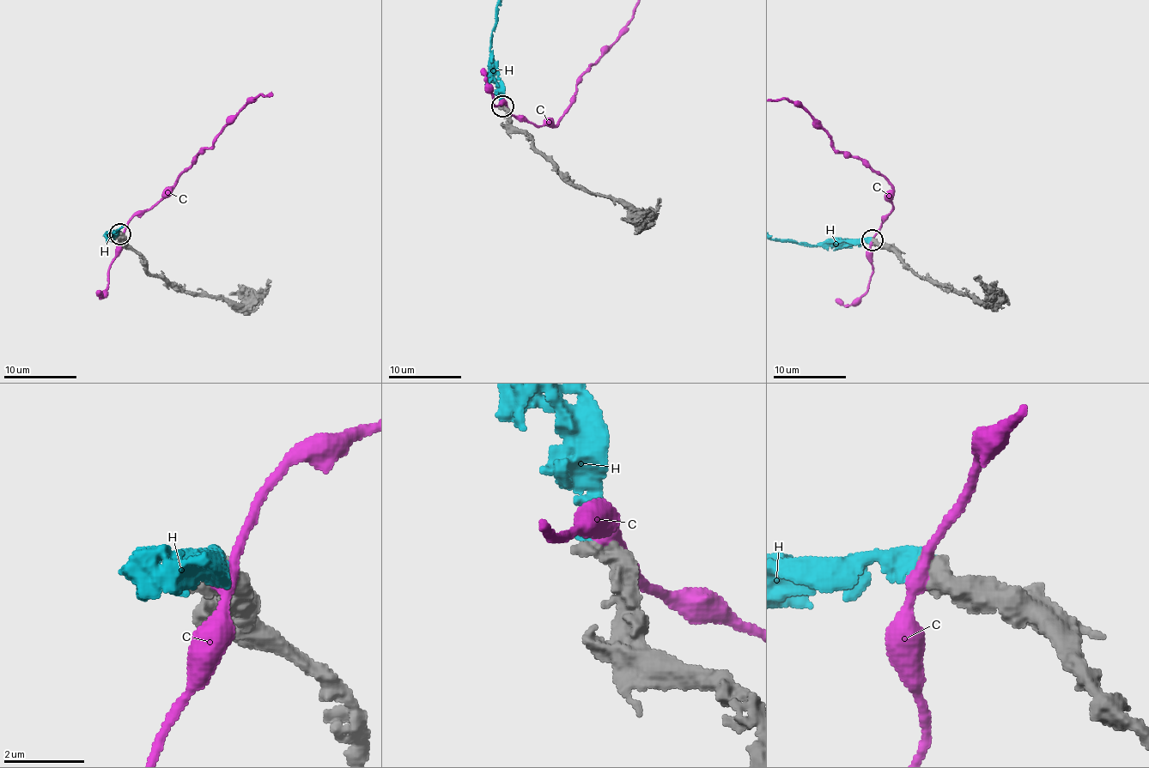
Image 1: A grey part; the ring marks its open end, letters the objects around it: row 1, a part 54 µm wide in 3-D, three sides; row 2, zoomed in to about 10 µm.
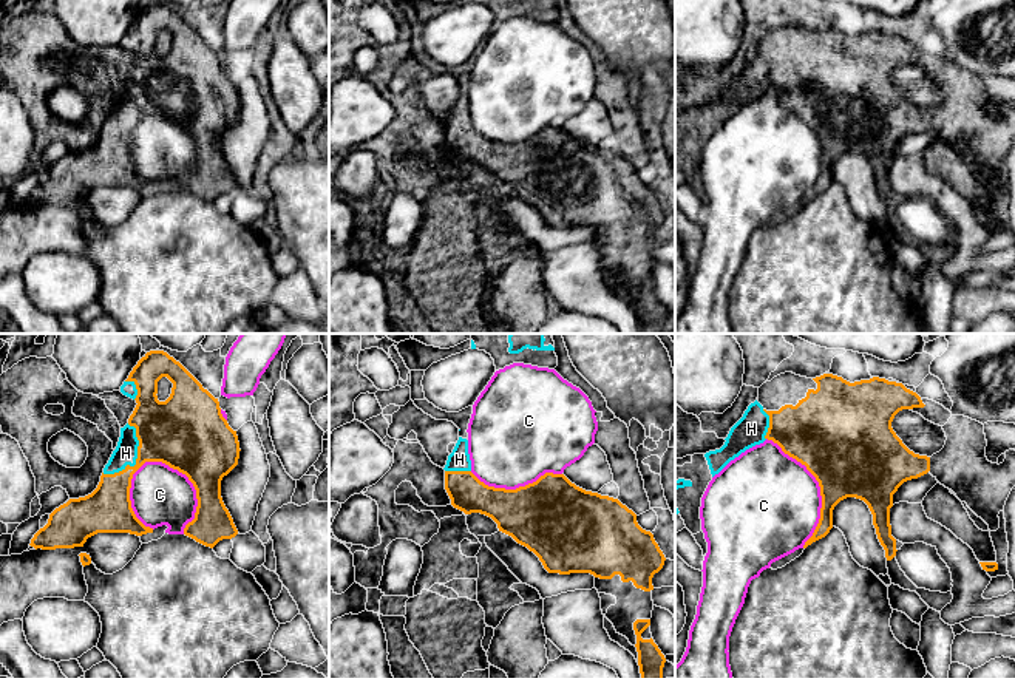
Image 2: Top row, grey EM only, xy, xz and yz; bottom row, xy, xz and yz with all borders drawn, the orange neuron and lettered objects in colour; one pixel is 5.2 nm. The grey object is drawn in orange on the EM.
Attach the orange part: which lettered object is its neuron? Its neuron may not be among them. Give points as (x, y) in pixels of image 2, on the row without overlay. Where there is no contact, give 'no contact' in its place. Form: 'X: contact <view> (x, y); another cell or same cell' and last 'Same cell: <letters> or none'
C: contact xy (193, 139); another cell
H: contact xy (136, 115); same cell
Same cell: H

